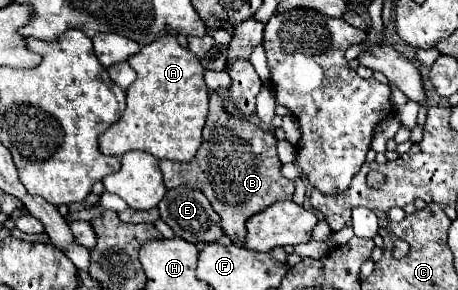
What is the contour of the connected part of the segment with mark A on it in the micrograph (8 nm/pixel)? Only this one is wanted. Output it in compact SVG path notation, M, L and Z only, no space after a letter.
M161 36L143 46L127 62L137 72L137 80L125 92L127 108L123 116L99 136L101 154L123 156L129 150L141 150L159 160L193 160L201 144L209 102L209 90L203 80L205 70L199 60L189 50L181 48L175 36Z

